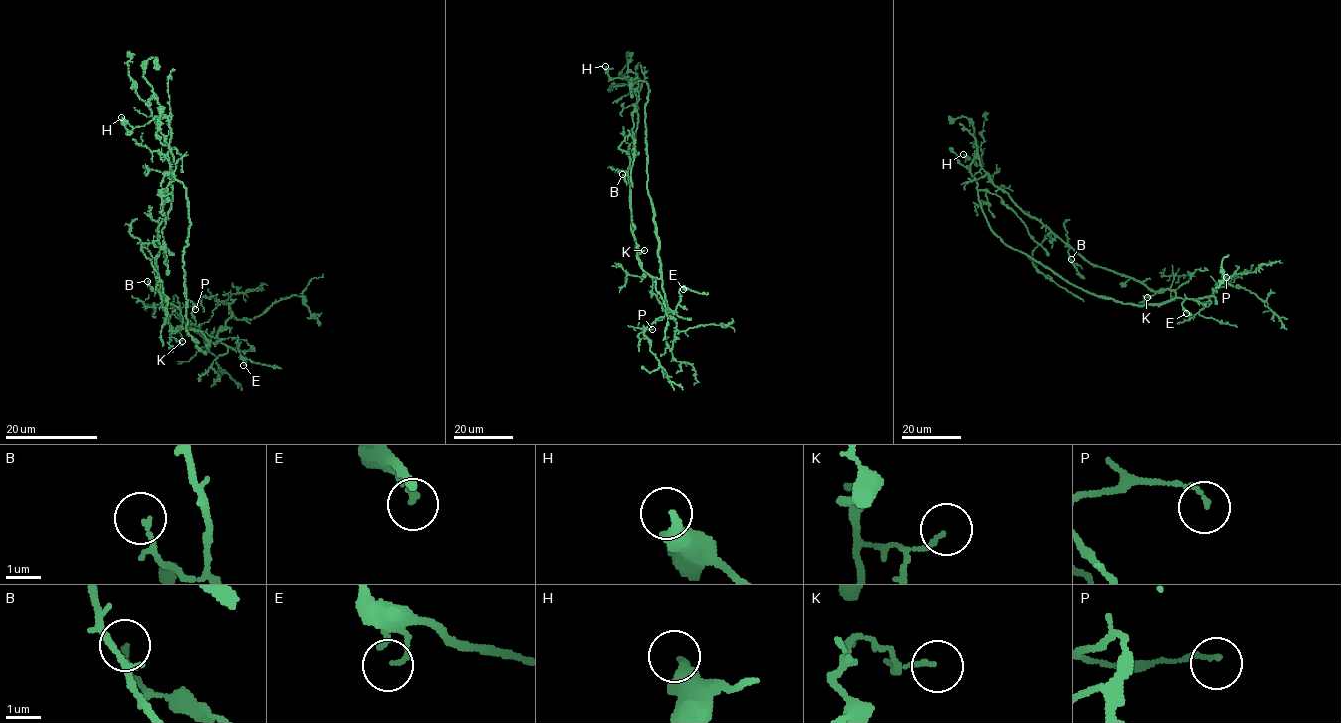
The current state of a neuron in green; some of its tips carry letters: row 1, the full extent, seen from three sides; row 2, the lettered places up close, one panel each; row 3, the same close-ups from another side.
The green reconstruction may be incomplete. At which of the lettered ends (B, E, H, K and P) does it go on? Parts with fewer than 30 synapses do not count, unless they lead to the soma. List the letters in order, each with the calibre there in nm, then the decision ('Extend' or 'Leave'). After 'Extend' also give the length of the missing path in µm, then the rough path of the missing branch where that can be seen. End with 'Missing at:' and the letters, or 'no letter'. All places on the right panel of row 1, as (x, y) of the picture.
B: Thickness 80 nm. Leave
E: Thickness 140 nm. Leave
H: Thickness 300 nm. Leave
K: Thickness 130 nm. Leave
P: Thickness 110 nm. Leave
Missing at: no letter

